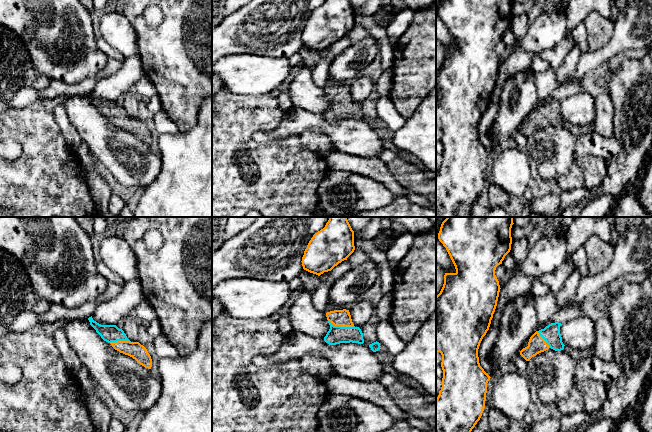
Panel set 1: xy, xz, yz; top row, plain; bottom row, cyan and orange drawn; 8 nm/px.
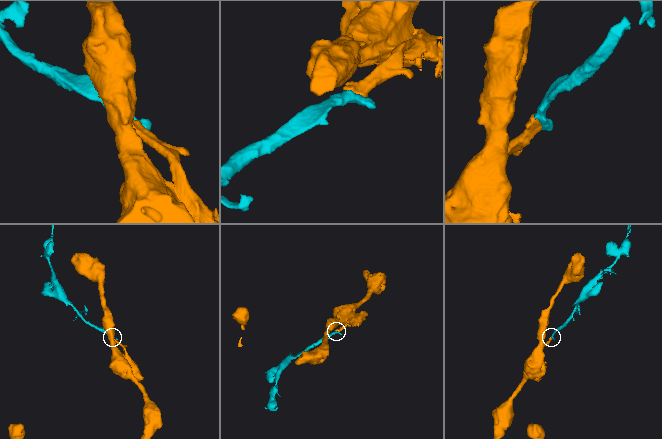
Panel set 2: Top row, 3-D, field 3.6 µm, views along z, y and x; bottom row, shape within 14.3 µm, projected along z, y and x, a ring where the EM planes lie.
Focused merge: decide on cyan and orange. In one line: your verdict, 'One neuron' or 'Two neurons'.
One neuron

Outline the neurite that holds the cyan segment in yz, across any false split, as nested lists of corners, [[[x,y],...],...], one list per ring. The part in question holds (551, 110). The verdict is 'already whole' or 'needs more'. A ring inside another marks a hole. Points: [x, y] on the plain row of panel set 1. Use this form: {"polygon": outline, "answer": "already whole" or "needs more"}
{"polygon": [[[555,98],[546,102],[544,105],[536,107],[529,115],[528,122],[520,127],[520,131],[529,137],[537,130],[548,126],[549,124],[555,127],[564,125],[562,113],[560,110],[561,99]]], "answer": "needs more"}

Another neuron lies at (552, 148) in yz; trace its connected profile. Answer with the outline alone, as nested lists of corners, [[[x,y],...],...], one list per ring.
[[[551,124],[527,137],[526,152],[536,162],[540,177],[556,180],[568,173],[575,160],[577,136]]]

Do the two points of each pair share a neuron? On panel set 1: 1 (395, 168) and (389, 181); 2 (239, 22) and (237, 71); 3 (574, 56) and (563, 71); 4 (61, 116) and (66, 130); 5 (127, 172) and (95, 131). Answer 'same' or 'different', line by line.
1: different
2: different
3: same
4: same
5: same

